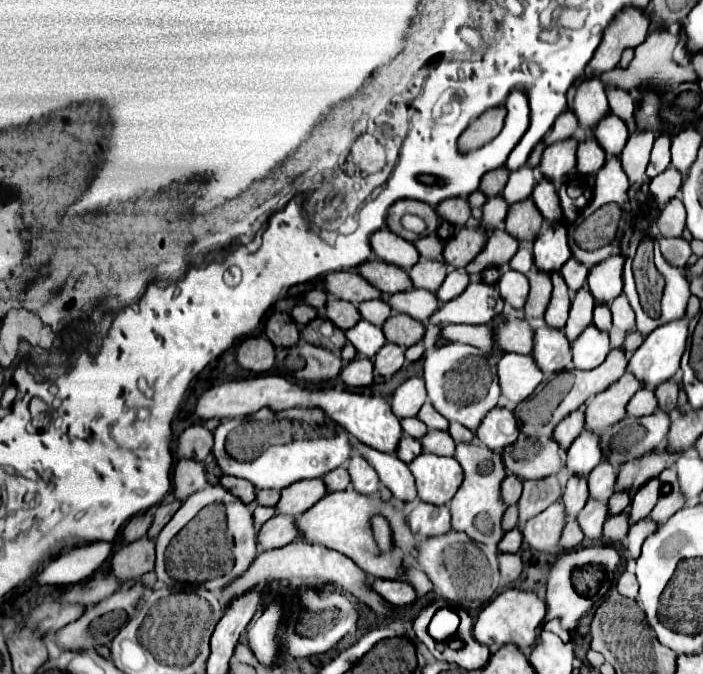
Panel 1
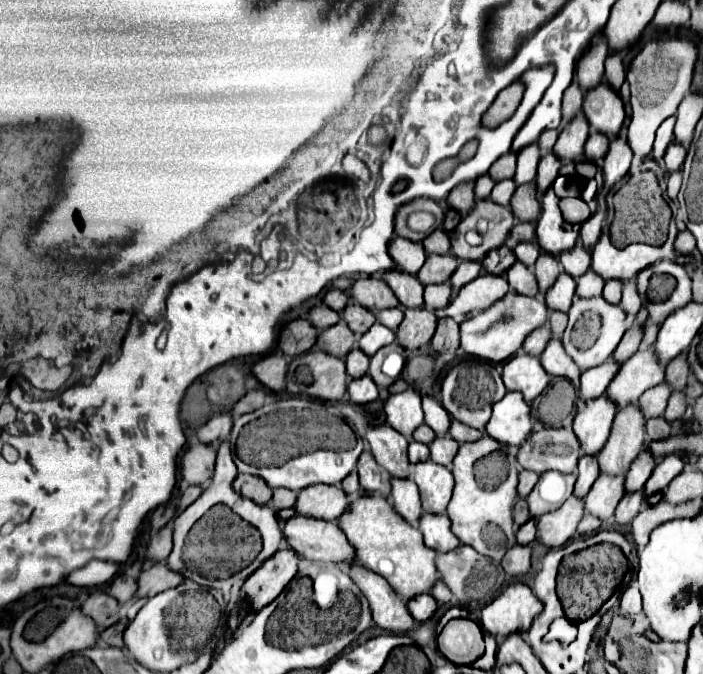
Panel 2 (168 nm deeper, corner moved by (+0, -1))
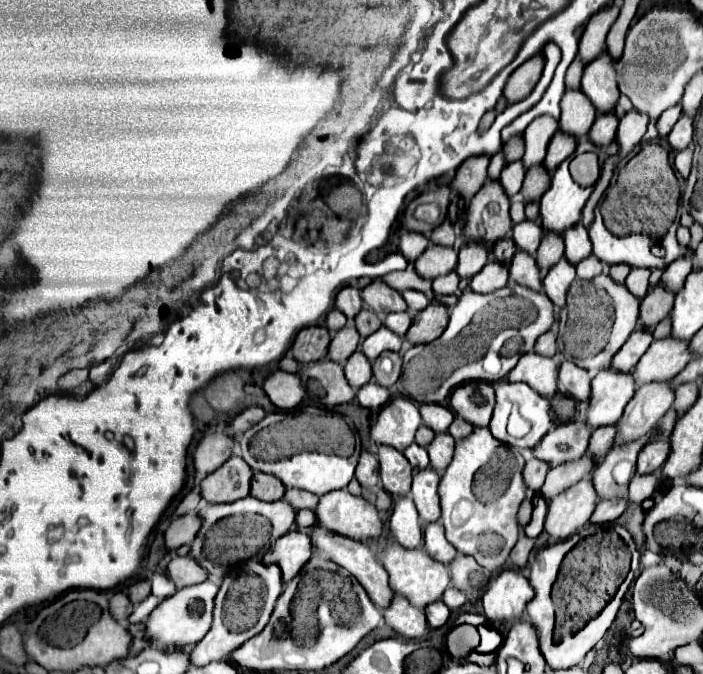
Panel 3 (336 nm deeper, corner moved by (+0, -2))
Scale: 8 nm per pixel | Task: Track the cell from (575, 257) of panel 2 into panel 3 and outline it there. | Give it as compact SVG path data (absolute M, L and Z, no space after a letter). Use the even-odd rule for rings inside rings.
M582 224L580 228L570 228L568 232L564 232L564 246L566 246L564 256L574 266L592 254L592 244Z

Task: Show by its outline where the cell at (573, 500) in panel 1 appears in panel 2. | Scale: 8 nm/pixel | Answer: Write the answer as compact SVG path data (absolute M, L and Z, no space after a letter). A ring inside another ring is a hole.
M582 455L578 461L578 481L574 487L574 495L580 499L586 497L598 475L600 475L600 467L596 463L596 455Z

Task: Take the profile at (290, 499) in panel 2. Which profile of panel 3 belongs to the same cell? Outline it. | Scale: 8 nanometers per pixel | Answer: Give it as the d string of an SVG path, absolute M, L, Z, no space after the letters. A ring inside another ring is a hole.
M286 490L284 498L292 508L300 510L300 508L314 508L318 504L318 496L316 494L310 494L310 492L304 492L304 490Z

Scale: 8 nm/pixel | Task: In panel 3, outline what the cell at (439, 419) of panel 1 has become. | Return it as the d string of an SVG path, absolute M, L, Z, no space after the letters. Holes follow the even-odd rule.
M420 404L418 408L424 424L434 432L446 432L454 420L452 410L444 404Z

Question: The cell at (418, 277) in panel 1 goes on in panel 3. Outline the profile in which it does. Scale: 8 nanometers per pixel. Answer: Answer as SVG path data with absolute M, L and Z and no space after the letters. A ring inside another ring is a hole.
M430 246L416 262L416 272L426 280L436 280L438 276L444 276L452 272L458 264L458 252L454 248L440 248Z

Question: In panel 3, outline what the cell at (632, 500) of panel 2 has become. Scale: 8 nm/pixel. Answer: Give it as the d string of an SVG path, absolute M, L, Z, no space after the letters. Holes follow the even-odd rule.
M634 474L632 482L630 482L628 500L634 502L634 504L642 504L646 498L652 496L656 484L658 484L658 476L656 476L656 474L646 474L646 476Z

